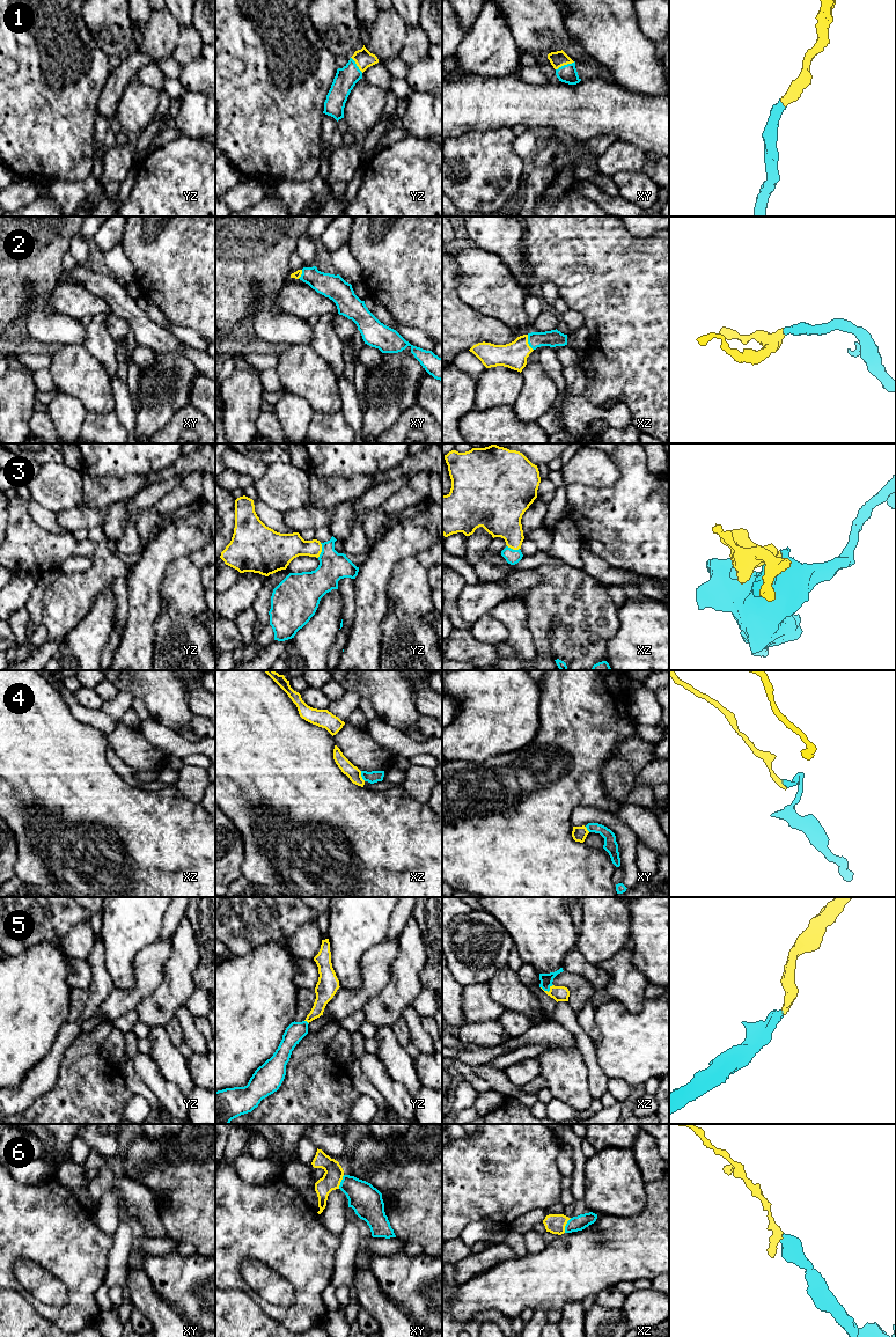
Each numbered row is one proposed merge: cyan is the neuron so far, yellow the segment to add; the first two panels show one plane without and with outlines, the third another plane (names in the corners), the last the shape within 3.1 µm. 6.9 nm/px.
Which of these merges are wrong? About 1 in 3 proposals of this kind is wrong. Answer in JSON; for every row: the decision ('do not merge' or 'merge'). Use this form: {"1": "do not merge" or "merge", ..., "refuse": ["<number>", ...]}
{"1": "merge", "2": "merge", "3": "merge", "4": "do not merge", "5": "merge", "6": "merge", "refuse": ["4"]}

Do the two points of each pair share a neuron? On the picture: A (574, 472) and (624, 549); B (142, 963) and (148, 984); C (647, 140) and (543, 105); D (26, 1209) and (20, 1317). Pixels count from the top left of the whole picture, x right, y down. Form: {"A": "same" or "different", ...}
{"A": "different", "B": "same", "C": "same", "D": "different"}

